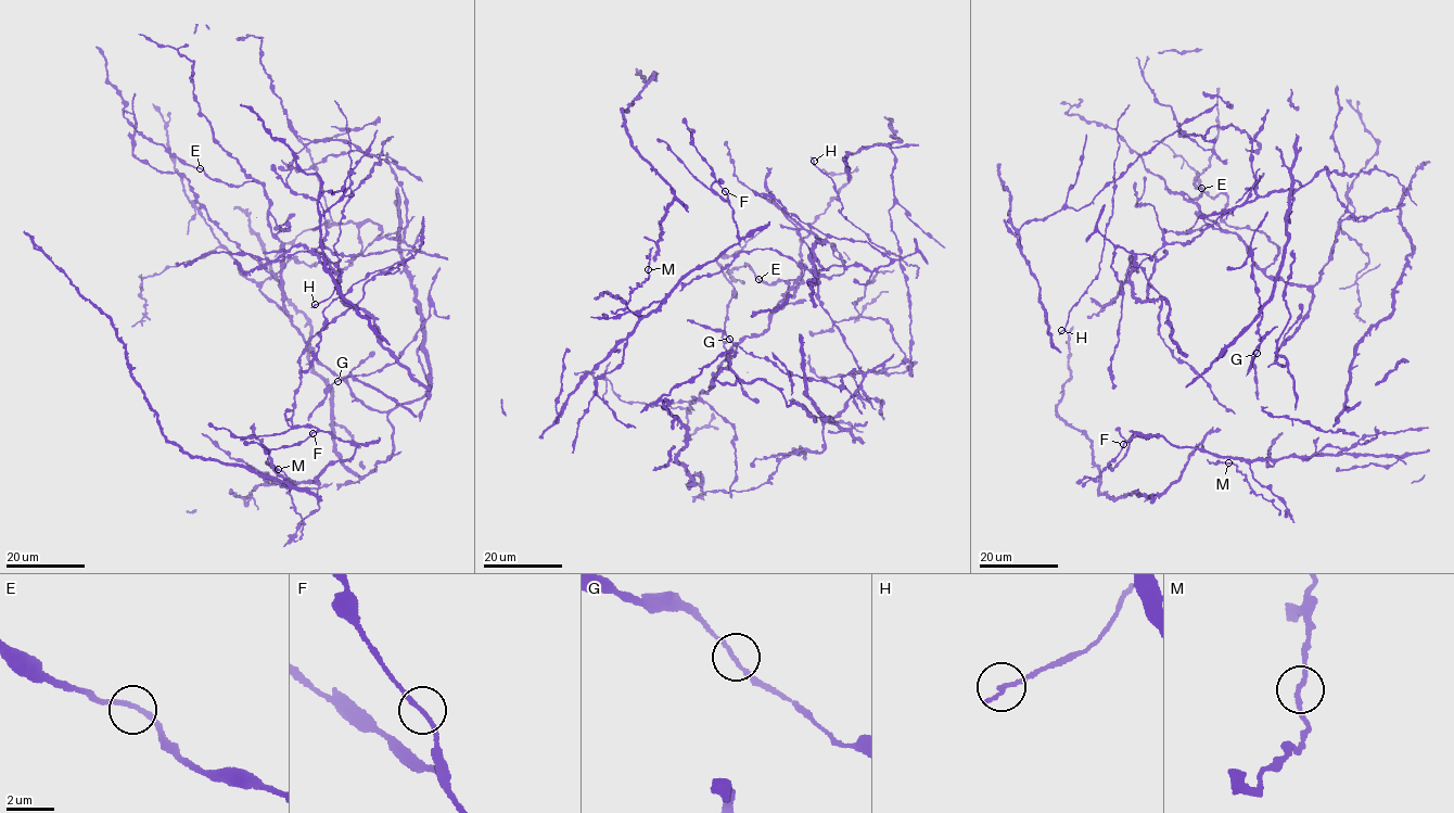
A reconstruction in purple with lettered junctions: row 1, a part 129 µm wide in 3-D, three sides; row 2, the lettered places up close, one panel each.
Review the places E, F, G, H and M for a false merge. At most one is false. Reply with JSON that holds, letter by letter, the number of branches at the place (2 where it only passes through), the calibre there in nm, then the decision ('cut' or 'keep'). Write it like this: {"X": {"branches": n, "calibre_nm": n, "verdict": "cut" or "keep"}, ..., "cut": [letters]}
{"E": {"branches": 2, "calibre_nm": 190, "verdict": "keep"}, "F": {"branches": 2, "calibre_nm": 190, "verdict": "keep"}, "G": {"branches": 2, "calibre_nm": 160, "verdict": "keep"}, "H": {"branches": 2, "calibre_nm": 150, "verdict": "cut"}, "M": {"branches": 2, "calibre_nm": 180, "verdict": "keep"}, "cut": ["H"]}

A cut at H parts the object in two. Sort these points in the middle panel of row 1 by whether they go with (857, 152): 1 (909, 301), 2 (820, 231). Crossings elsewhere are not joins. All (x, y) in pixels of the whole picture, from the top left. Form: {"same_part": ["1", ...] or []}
{"same_part": ["1", "2"]}

